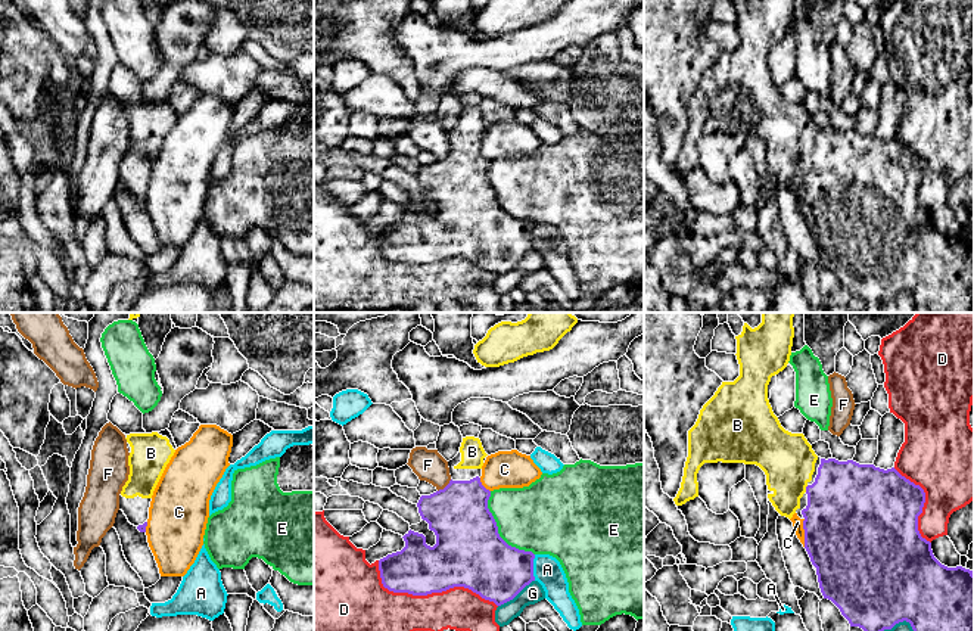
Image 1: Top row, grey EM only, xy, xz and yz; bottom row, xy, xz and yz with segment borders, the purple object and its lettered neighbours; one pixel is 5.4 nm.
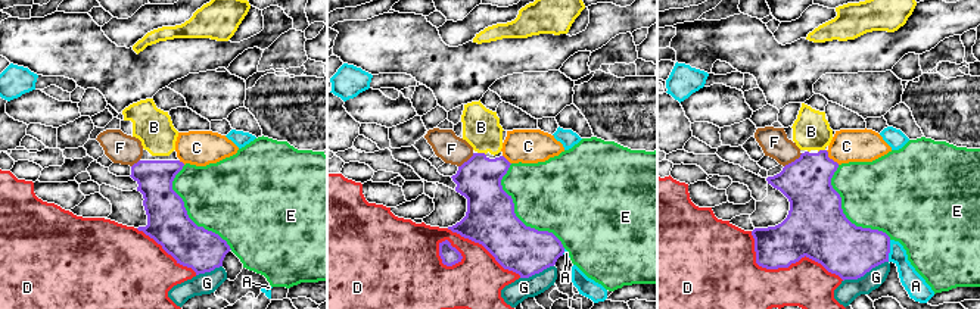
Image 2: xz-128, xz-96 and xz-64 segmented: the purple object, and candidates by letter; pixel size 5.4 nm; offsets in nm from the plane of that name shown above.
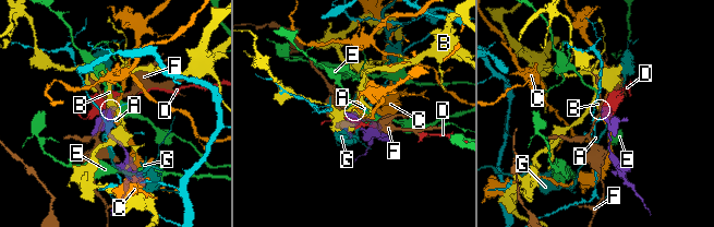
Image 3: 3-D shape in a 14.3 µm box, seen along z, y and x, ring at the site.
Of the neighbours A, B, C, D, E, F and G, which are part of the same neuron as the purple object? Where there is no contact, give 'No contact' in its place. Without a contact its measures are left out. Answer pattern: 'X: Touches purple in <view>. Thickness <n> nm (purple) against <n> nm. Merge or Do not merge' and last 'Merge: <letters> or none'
A: Touches purple in xz. Thickness 320 nm (purple) against 160 nm. Do not merge
B: Touches purple in yz. Thickness 460 nm (purple) against 300 nm. Merge
C: Touches purple in yz. Thickness 500 nm (purple) against 60 nm. Do not merge
D: Touches purple in xz. Thickness 300 nm (purple) against 260 nm. Do not merge
E: Touches purple in xz. Thickness 380 nm (purple) against 380 nm. Do not merge
F: Touches purple in xz. Thickness 320 nm (purple) against 170 nm. Do not merge
G: Touches purple in xz. Thickness 320 nm (purple) against 110 nm. Do not merge
Merge: B

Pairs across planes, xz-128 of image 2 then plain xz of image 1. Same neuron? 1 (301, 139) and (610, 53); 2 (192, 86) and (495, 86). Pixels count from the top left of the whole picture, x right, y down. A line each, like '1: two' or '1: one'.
1: one
2: one

